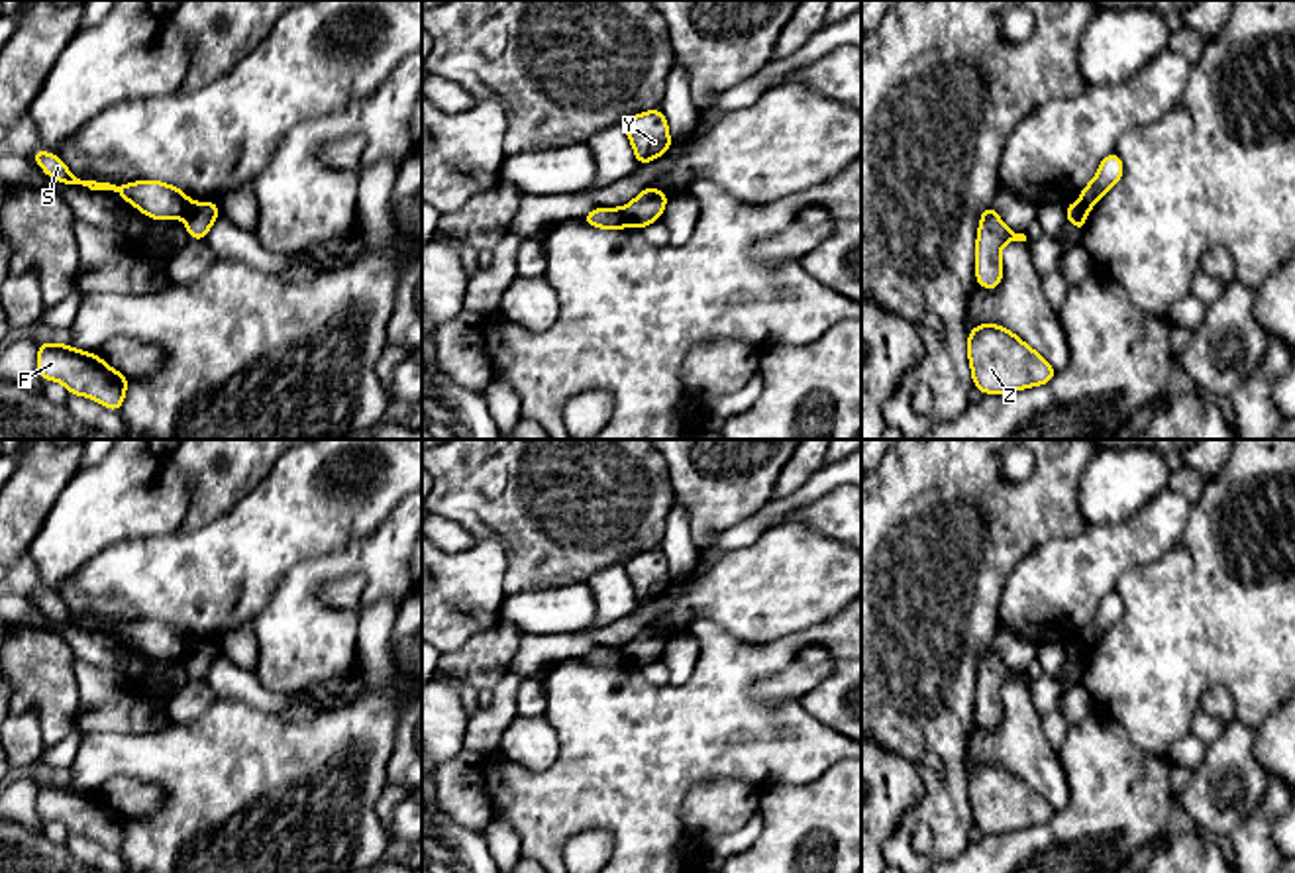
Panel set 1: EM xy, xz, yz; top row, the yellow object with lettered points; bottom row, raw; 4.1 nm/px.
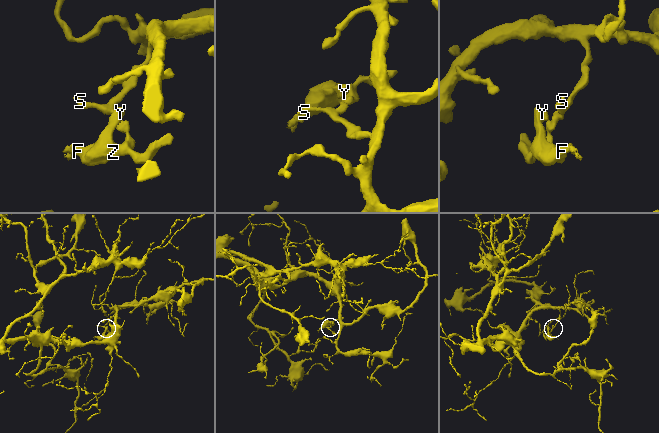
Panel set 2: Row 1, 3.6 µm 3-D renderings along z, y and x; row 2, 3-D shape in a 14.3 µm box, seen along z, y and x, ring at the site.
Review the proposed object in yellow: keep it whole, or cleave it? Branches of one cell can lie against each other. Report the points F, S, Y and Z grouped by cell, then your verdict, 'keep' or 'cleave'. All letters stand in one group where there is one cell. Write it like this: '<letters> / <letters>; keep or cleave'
F Y Z / S; cleave

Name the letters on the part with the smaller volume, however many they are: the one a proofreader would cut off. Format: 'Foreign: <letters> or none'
Foreign: F, Y, Z

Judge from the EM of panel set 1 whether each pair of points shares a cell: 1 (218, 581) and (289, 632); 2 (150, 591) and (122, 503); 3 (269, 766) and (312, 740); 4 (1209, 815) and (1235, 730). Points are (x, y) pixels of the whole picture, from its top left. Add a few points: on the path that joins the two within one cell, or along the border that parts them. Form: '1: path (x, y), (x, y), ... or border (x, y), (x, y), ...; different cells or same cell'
1: border (287, 573), (271, 601), (252, 620); different cells
2: border (177, 530), (165, 536), (122, 538), (91, 558); different cells
3: path (279, 766), (287, 766), (303, 750); same cell
4: path (1209, 793), (1205, 781), (1233, 752); same cell

